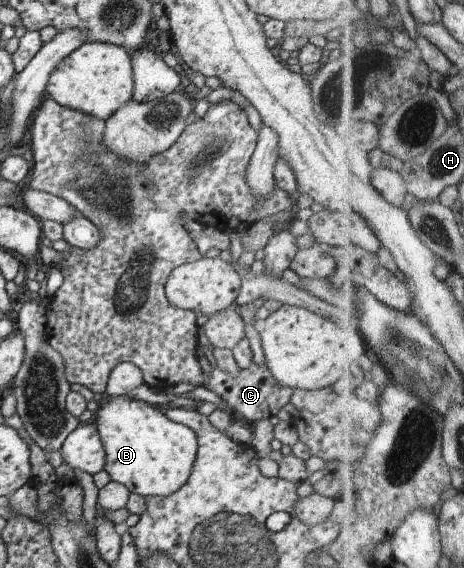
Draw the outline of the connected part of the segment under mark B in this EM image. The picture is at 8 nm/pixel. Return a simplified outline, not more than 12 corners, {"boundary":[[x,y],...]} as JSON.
{"boundary":[[106,396],[92,422],[130,493],[186,484],[196,434],[160,407]]}

